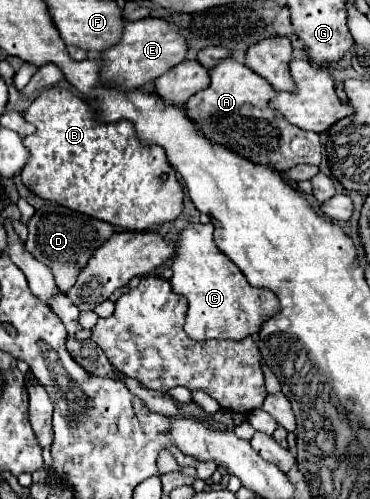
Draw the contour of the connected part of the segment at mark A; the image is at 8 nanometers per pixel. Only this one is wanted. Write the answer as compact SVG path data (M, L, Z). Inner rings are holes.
M233 58L219 60L209 70L209 78L211 84L185 104L187 118L207 140L225 146L253 164L269 166L277 172L285 172L297 164L317 166L321 162L319 134L301 130L289 124L279 112L271 110L269 98L273 98L275 90L265 78Z

